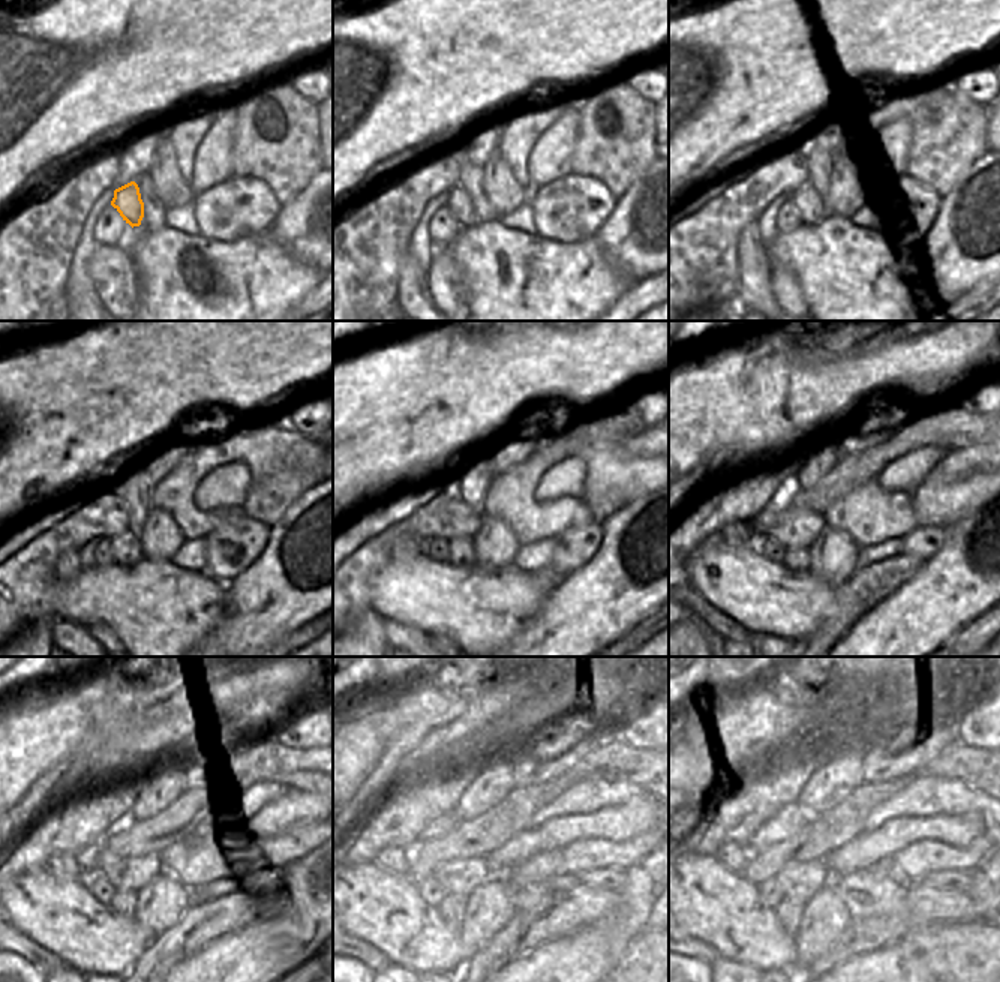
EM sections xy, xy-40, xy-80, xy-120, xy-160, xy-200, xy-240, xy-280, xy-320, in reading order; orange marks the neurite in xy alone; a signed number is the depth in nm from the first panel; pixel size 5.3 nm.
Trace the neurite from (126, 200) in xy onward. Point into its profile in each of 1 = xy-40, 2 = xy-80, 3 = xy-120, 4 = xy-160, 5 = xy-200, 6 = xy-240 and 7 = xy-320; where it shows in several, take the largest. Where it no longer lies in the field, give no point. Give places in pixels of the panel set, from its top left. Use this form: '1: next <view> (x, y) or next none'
1: next xy-40 (459, 203)
2: next xy-80 (805, 213)
3: next xy-120 (126, 547)
4: next xy-160 (461, 549)
5: next xy-200 (796, 558)
6: next xy-240 (122, 901)
7: next xy-320 (789, 912)

